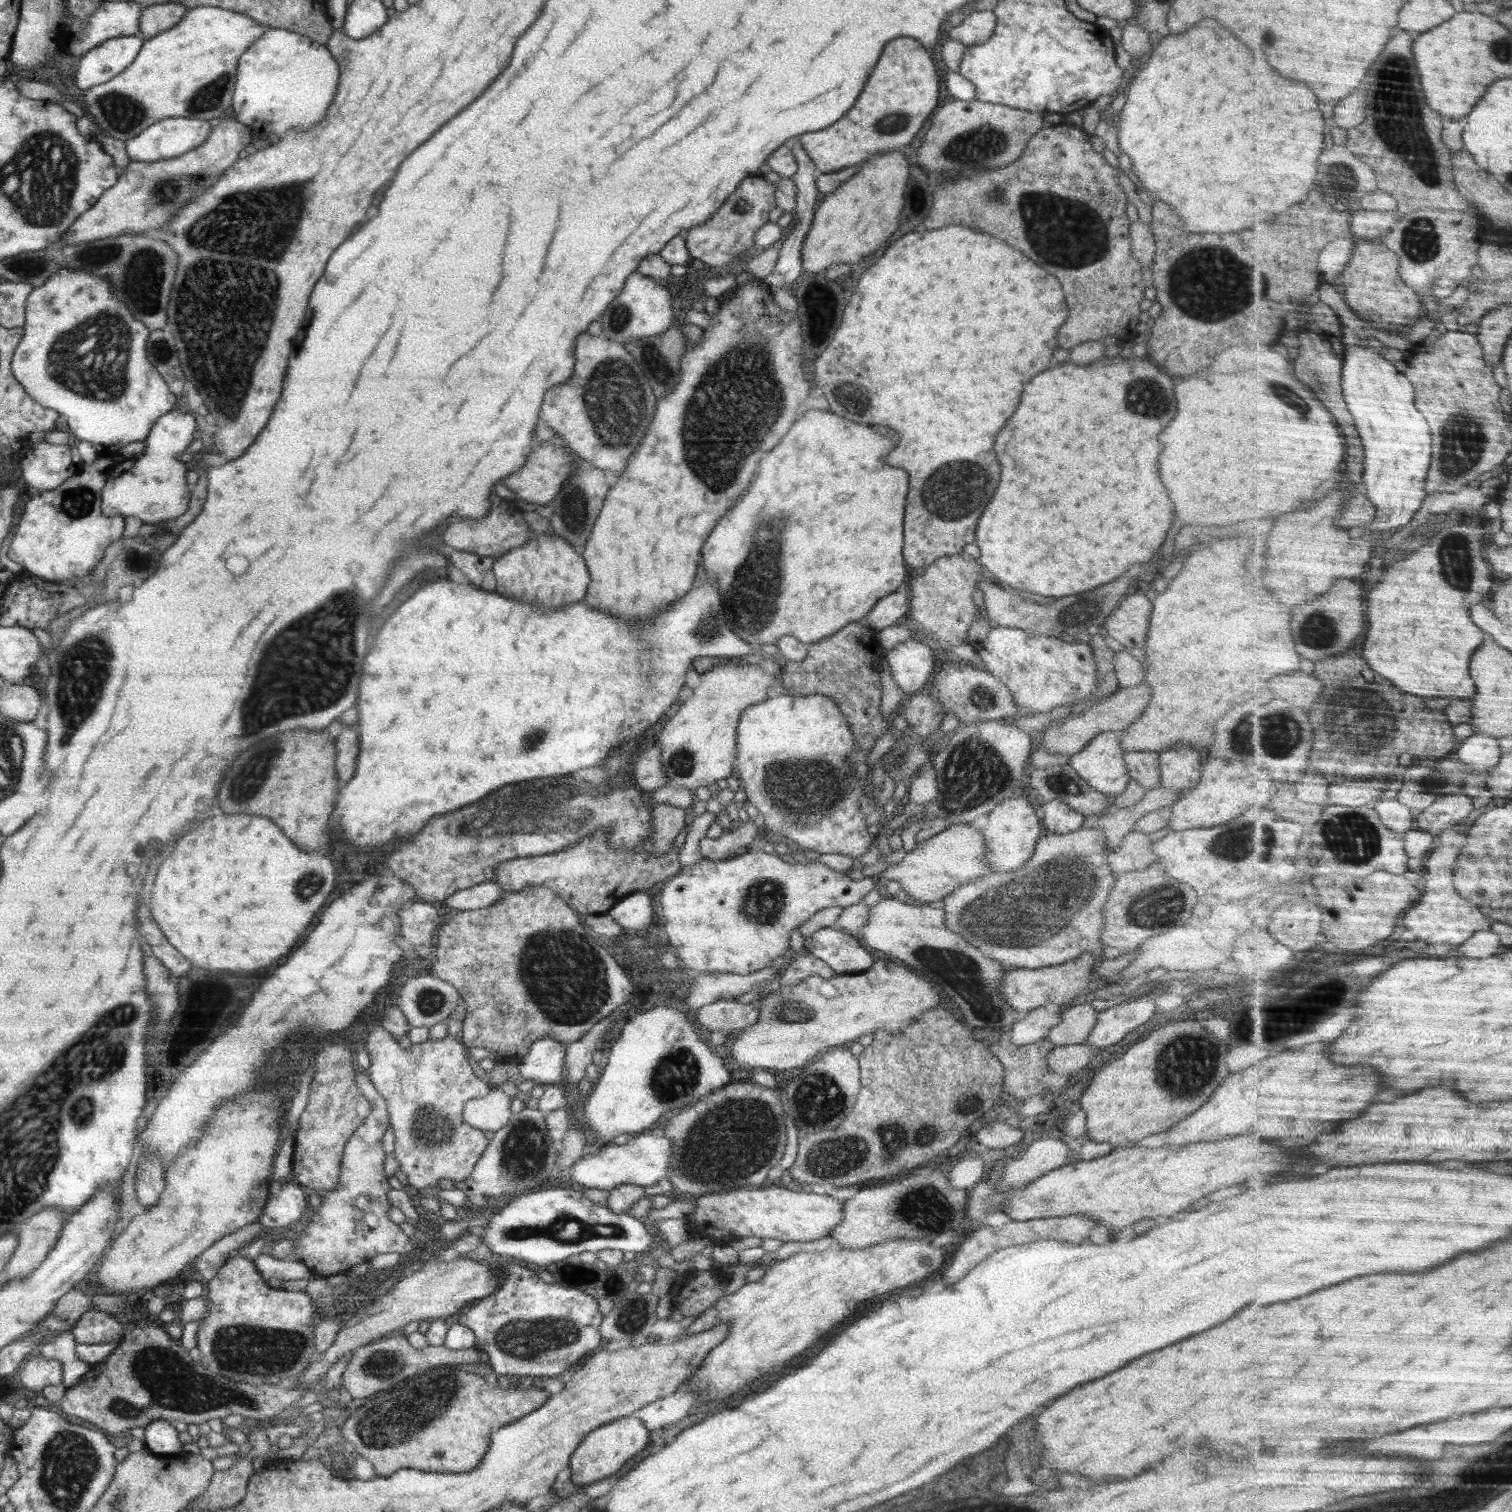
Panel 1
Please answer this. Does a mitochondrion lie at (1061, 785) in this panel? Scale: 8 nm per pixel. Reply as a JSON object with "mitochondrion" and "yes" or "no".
{"mitochondrion":"yes"}

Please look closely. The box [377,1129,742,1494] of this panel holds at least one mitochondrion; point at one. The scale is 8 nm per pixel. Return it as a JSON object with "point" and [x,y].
{"point":[521,1339]}

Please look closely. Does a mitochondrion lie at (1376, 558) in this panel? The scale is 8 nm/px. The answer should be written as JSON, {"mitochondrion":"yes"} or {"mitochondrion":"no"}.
{"mitochondrion":"no"}

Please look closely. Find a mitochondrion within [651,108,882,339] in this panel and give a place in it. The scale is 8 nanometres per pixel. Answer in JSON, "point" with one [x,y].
{"point":[741,207]}

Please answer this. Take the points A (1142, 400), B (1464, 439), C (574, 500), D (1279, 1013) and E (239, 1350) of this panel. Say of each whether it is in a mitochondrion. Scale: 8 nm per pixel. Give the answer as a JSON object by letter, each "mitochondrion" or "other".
{"A":"mitochondrion","B":"mitochondrion","C":"mitochondrion","D":"other","E":"mitochondrion"}

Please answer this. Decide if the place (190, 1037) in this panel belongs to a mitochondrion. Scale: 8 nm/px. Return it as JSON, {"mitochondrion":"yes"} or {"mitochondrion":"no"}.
{"mitochondrion":"no"}

